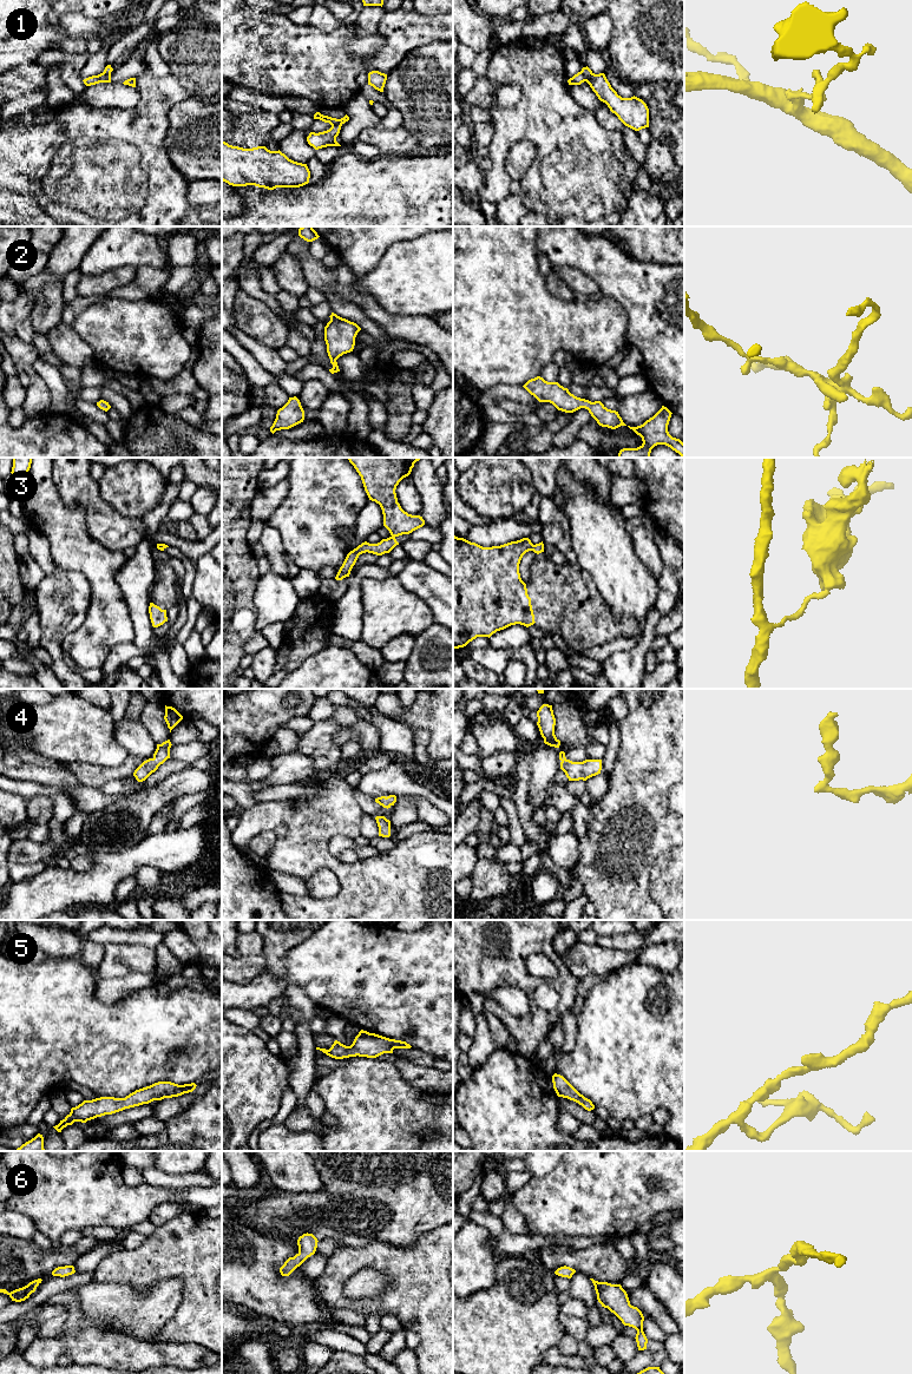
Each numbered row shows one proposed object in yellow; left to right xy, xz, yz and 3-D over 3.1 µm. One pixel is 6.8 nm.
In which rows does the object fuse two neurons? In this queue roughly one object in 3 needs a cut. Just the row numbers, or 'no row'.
1, 3

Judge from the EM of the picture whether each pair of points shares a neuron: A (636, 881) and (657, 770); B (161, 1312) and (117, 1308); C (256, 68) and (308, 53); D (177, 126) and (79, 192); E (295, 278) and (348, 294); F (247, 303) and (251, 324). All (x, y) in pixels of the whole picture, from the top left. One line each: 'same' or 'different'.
A: same
B: same
C: same
D: different
E: different
F: same

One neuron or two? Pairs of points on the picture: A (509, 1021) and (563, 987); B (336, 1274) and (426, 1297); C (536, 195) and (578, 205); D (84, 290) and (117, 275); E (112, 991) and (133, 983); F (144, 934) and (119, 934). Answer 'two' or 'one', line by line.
A: one
B: one
C: one
D: one
E: one
F: one

